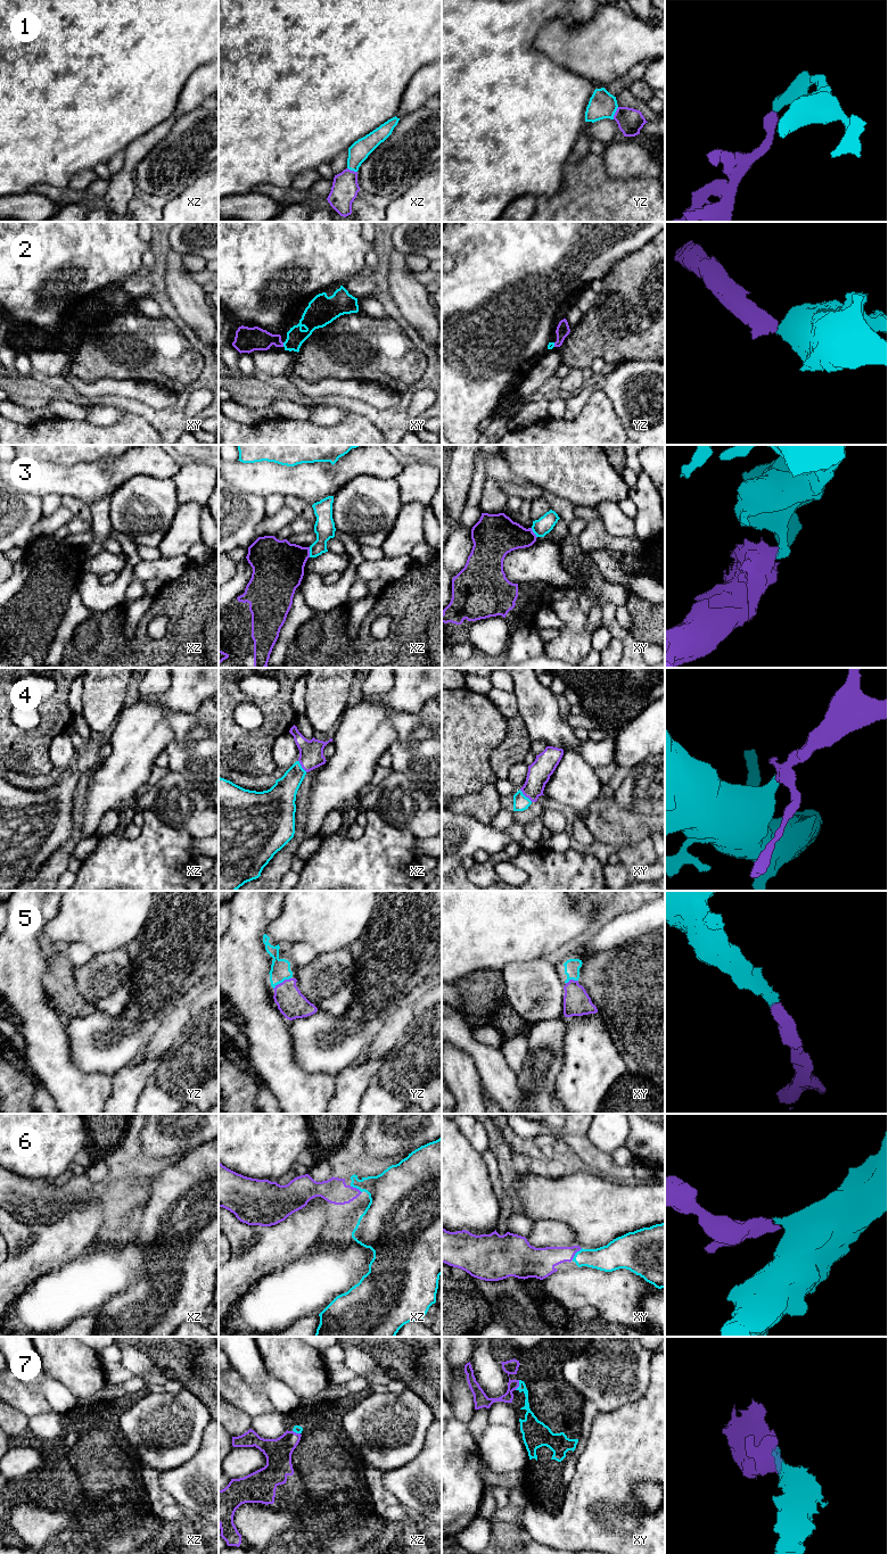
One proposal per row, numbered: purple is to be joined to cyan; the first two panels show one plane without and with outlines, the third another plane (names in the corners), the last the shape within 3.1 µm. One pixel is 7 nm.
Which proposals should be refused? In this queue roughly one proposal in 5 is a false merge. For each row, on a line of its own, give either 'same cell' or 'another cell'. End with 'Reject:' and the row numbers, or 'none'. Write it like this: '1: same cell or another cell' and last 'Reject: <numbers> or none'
1: same cell
2: same cell
3: another cell
4: same cell
5: same cell
6: same cell
7: same cell
Reject: 3

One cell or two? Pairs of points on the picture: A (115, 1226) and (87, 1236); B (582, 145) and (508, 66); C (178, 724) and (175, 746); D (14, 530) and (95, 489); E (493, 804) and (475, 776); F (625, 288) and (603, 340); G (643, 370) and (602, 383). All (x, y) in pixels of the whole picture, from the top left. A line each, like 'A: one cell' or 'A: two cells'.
A: two cells
B: two cells
C: one cell
D: two cells
E: two cells
F: one cell
G: one cell

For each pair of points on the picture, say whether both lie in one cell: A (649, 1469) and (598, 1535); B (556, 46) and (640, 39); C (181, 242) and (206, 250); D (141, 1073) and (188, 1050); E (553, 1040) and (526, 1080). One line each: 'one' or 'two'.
A: one
B: one
C: one
D: two
E: one

